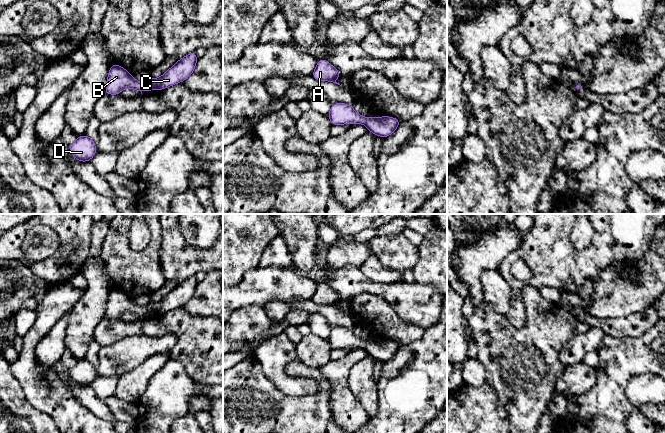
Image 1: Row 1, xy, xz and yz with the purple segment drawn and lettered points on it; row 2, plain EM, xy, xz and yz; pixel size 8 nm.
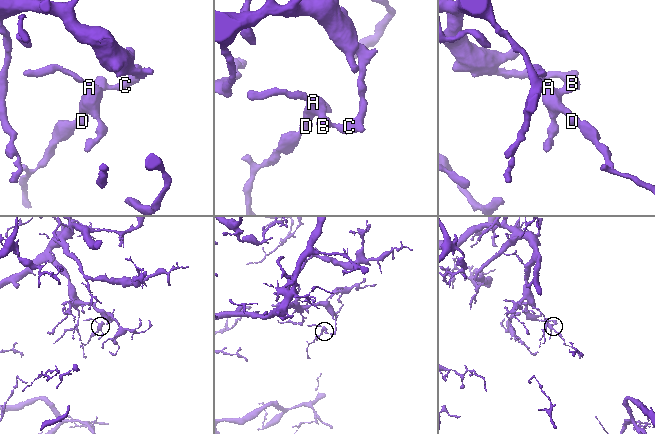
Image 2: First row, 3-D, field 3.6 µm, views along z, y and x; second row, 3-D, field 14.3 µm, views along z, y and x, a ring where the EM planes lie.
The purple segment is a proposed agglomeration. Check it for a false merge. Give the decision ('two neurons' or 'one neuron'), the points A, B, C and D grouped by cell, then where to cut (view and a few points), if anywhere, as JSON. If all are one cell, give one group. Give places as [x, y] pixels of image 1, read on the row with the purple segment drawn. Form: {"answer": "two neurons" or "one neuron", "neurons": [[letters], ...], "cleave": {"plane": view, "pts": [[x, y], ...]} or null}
{"answer": "one neuron", "neurons": [["A", "B", "C", "D"]], "cleave": null}

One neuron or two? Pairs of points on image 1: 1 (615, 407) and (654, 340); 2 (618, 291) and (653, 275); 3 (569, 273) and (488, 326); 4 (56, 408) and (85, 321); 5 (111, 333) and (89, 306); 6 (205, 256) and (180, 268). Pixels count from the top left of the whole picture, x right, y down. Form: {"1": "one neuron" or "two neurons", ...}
{"1": "one neuron", "2": "one neuron", "3": "two neurons", "4": "two neurons", "5": "two neurons", "6": "one neuron"}

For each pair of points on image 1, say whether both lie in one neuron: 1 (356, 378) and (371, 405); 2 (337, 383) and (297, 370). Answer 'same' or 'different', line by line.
1: same
2: different

